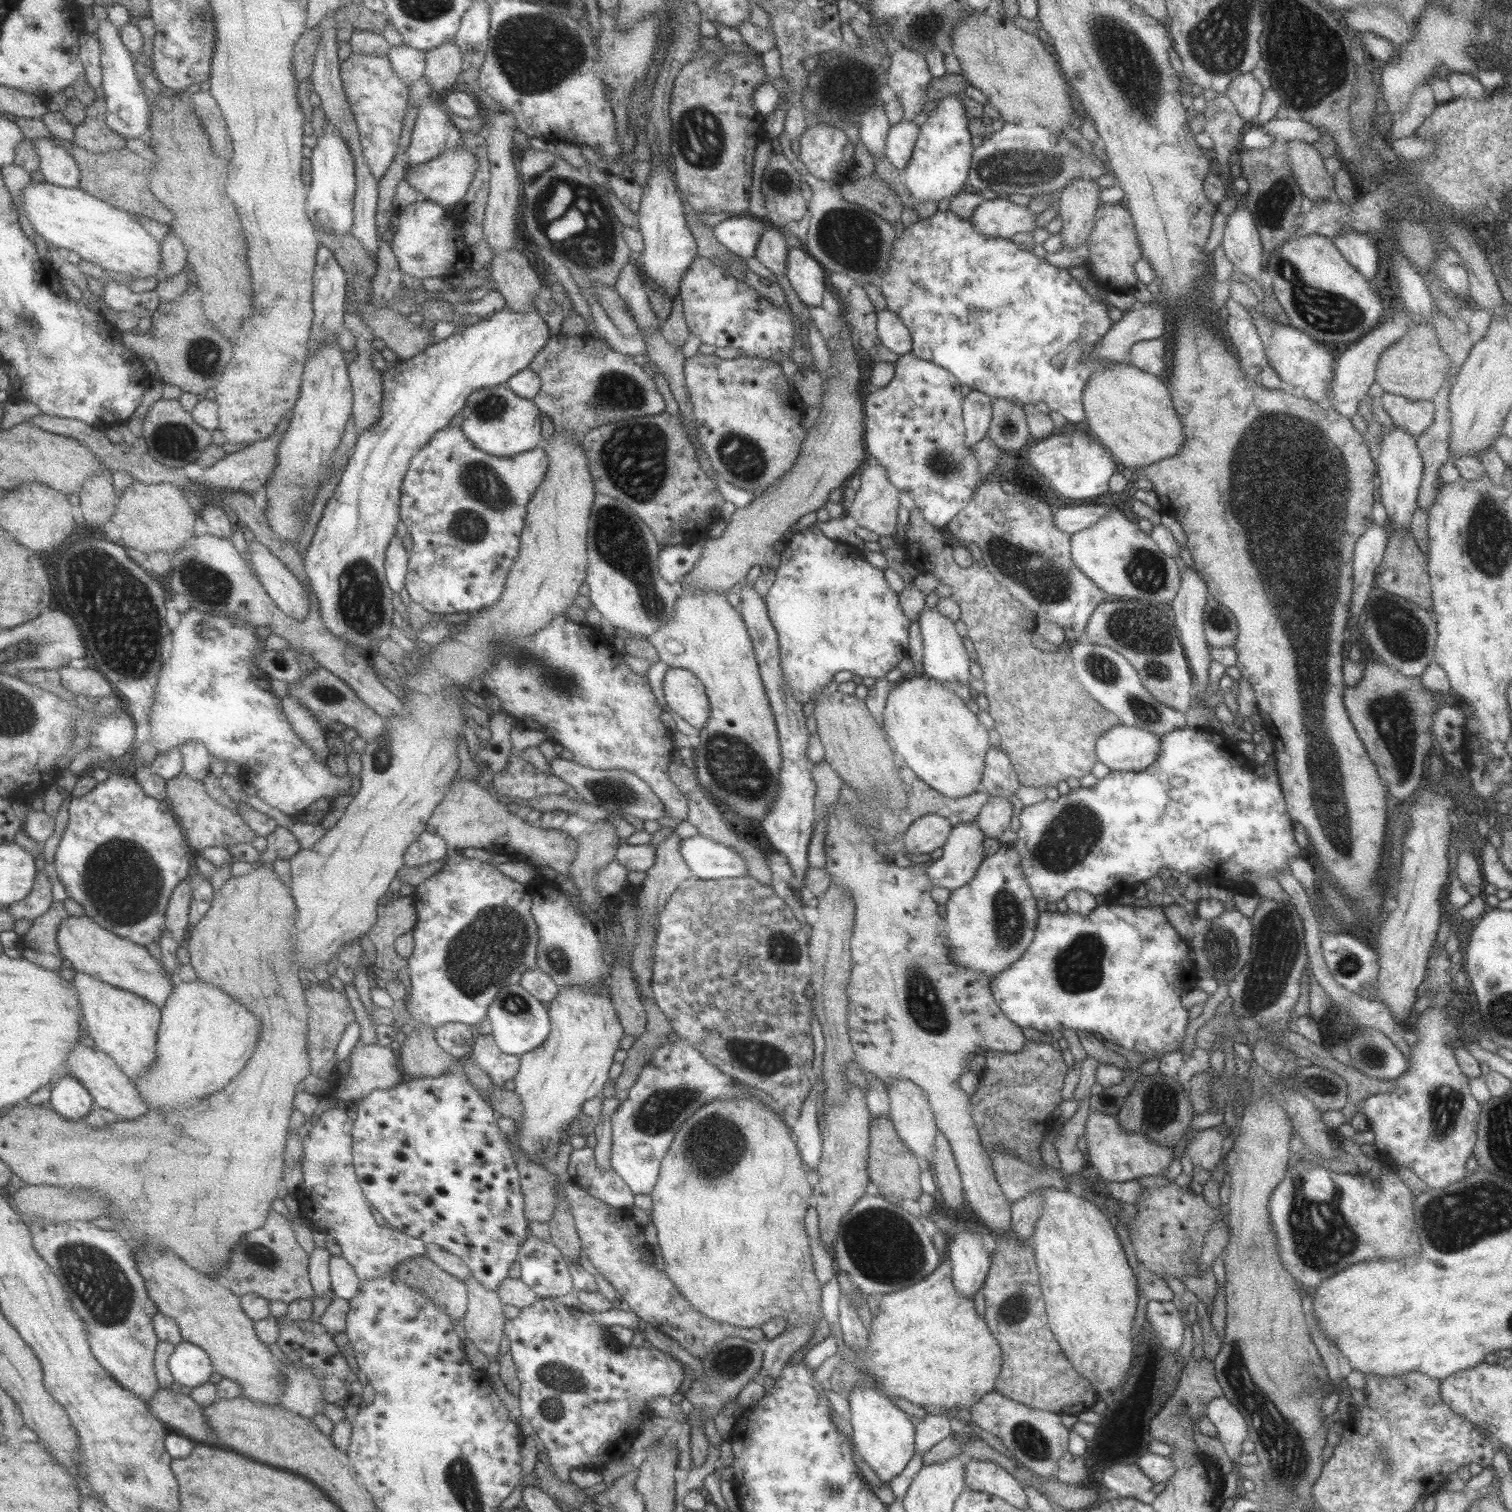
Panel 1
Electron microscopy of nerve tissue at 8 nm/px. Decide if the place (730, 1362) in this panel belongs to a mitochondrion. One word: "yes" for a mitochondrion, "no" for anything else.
yes

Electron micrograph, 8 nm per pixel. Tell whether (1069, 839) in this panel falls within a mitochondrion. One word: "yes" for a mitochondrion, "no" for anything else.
yes

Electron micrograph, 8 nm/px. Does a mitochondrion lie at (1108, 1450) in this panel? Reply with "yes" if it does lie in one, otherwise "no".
no

